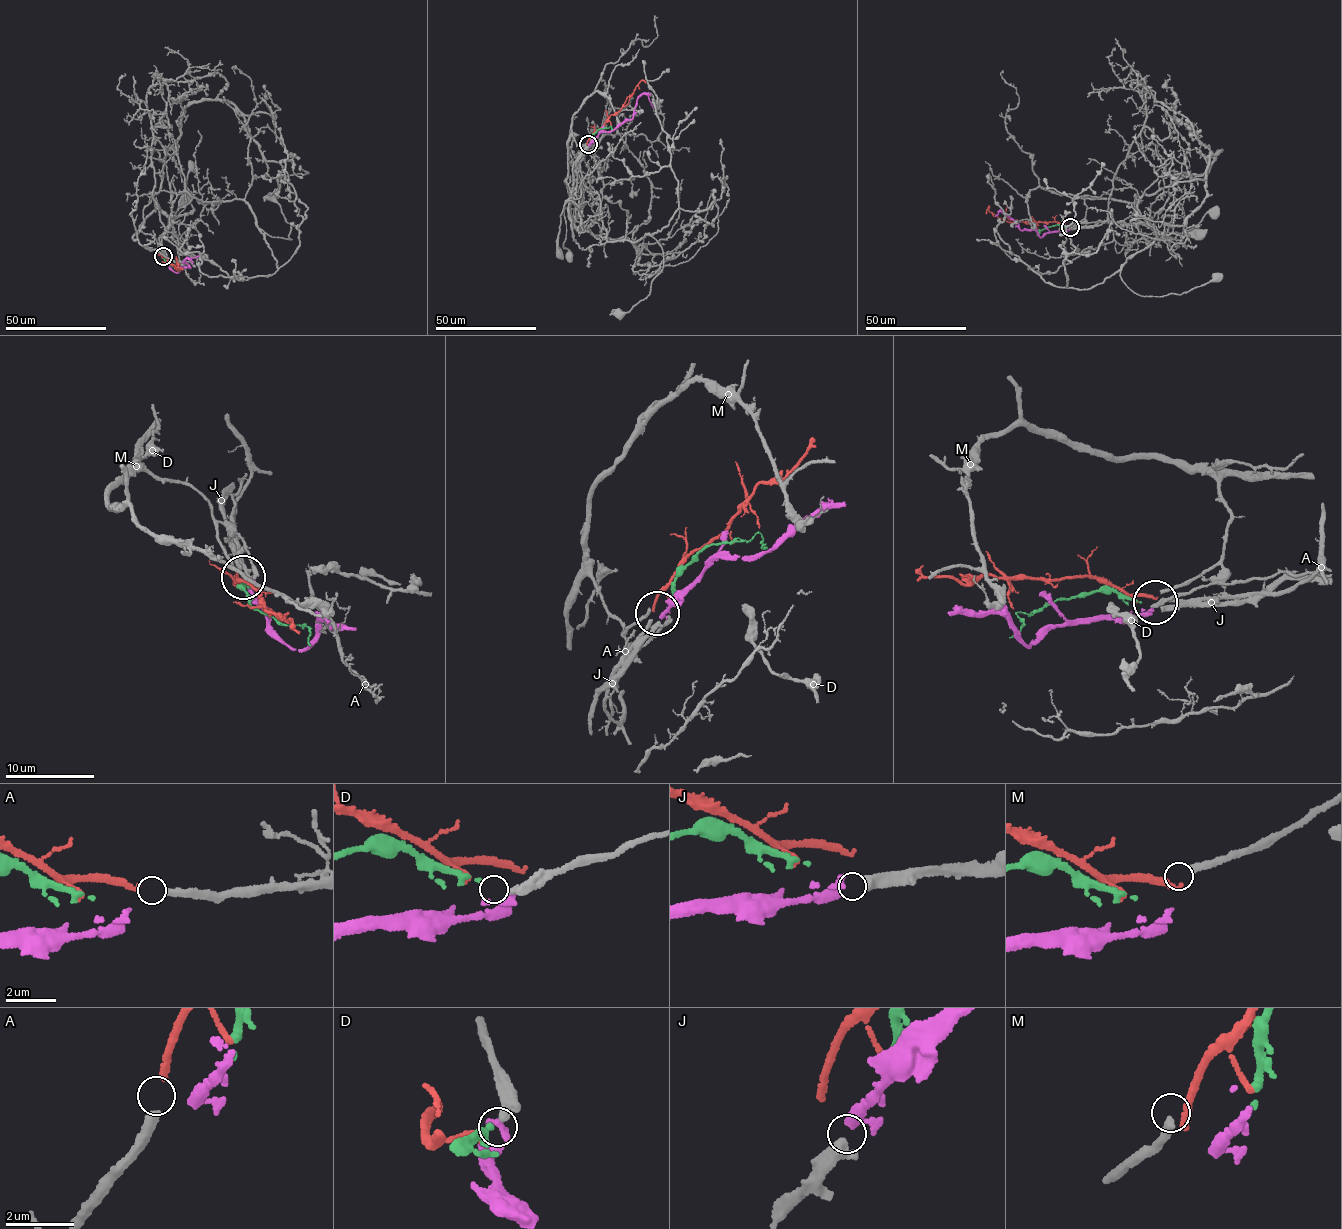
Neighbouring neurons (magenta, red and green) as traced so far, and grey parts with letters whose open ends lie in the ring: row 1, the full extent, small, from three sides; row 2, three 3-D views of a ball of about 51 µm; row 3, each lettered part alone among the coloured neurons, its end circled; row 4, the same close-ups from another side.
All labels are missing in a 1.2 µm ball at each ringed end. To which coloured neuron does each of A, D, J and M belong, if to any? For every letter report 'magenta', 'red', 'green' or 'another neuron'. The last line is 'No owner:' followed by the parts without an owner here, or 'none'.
A: red
D: green
J: magenta
M: another neuron
No owner: M

